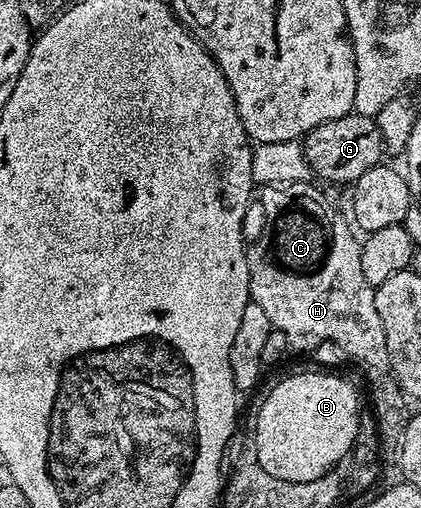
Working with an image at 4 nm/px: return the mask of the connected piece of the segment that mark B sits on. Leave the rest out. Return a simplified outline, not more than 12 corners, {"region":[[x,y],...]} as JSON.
{"region":[[298,372],[263,398],[260,466],[316,482],[356,438],[358,392]]}

